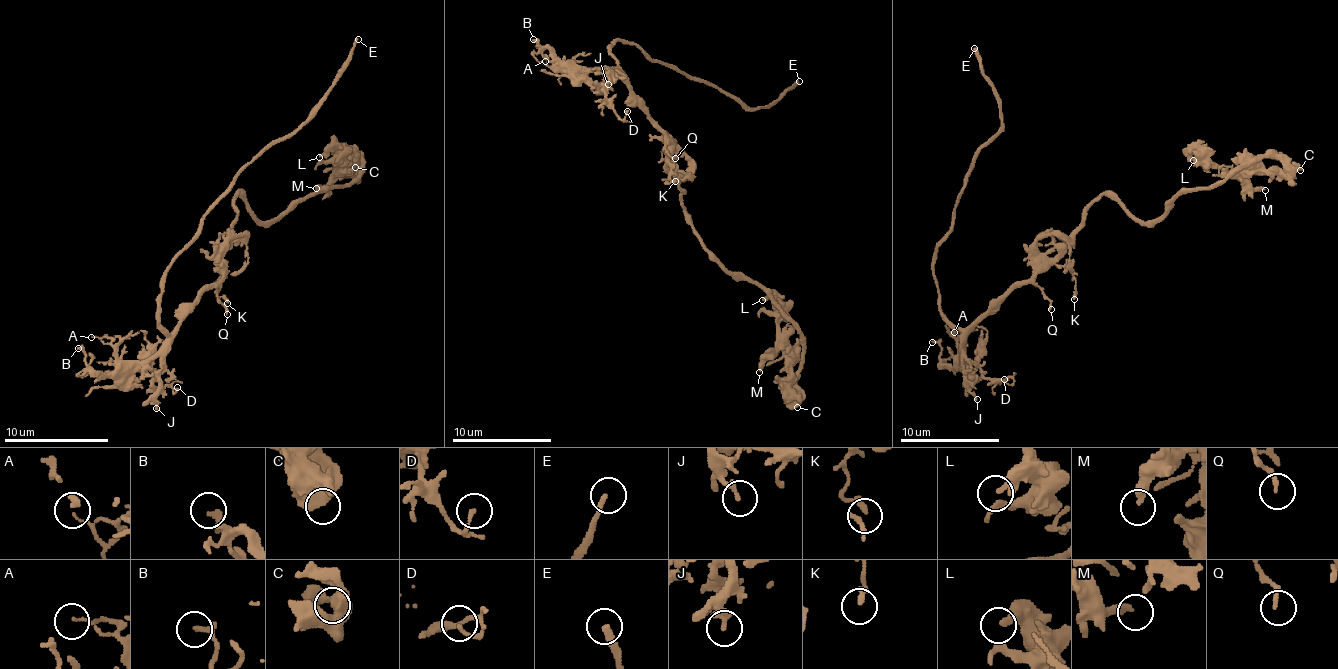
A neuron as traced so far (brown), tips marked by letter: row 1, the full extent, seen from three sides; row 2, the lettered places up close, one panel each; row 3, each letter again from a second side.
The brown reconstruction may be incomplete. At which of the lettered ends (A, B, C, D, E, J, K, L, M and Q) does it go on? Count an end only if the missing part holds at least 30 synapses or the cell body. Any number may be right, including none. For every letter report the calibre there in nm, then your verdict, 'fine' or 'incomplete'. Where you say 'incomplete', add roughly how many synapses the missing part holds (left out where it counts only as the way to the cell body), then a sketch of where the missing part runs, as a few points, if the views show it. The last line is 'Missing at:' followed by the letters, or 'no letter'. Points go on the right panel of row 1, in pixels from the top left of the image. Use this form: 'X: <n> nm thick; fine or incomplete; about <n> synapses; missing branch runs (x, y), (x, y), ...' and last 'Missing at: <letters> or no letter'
A: 60 nm thick; fine
B: 260 nm thick; fine
C: 420 nm thick; fine
D: 130 nm thick; fine
E: 240 nm thick; incomplete; missing branch runs (974, 48), (939, 18), (909, 23)
J: 260 nm thick; fine
K: 220 nm thick; fine
L: 320 nm thick; fine
M: 320 nm thick; fine
Q: 190 nm thick; fine
Missing at: E

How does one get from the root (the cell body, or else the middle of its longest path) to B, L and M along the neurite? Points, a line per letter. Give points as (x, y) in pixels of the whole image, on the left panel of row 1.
B: (185, 311), (185, 319), (148, 358), (122, 361), (107, 374), (99, 374), (86, 361), (86, 353), (78, 348)
L: (185, 311), (222, 277), (219, 248), (238, 193), (258, 220), (274, 222), (353, 178), (334, 151), (319, 157)
M: (185, 311), (222, 277), (219, 248), (238, 193), (258, 220), (274, 222), (353, 178), (334, 175), (316, 188)

